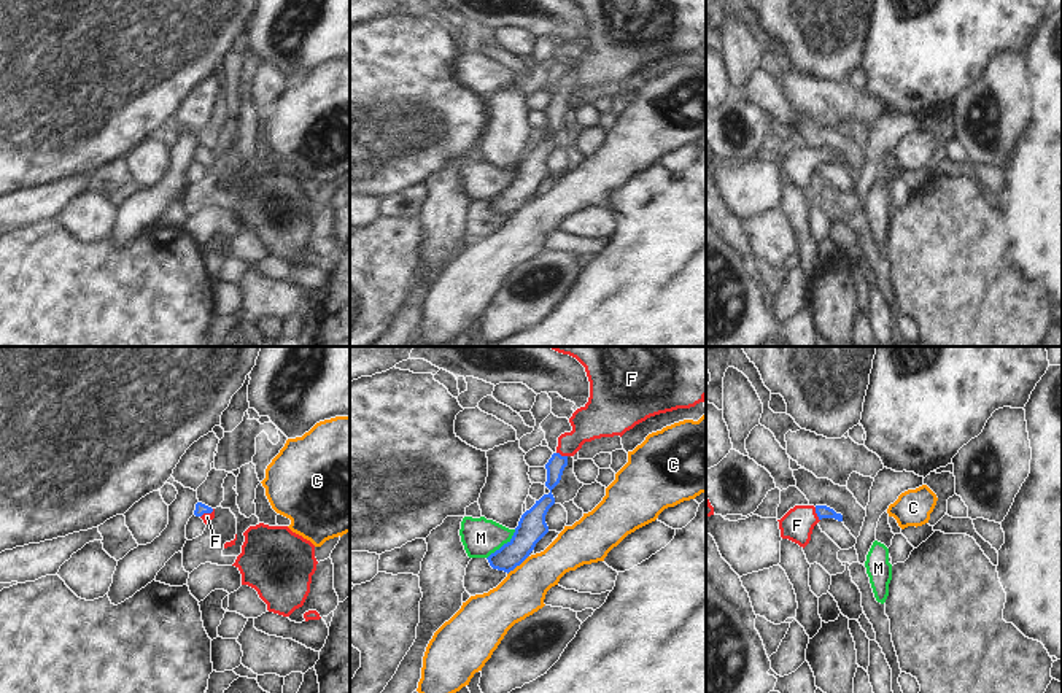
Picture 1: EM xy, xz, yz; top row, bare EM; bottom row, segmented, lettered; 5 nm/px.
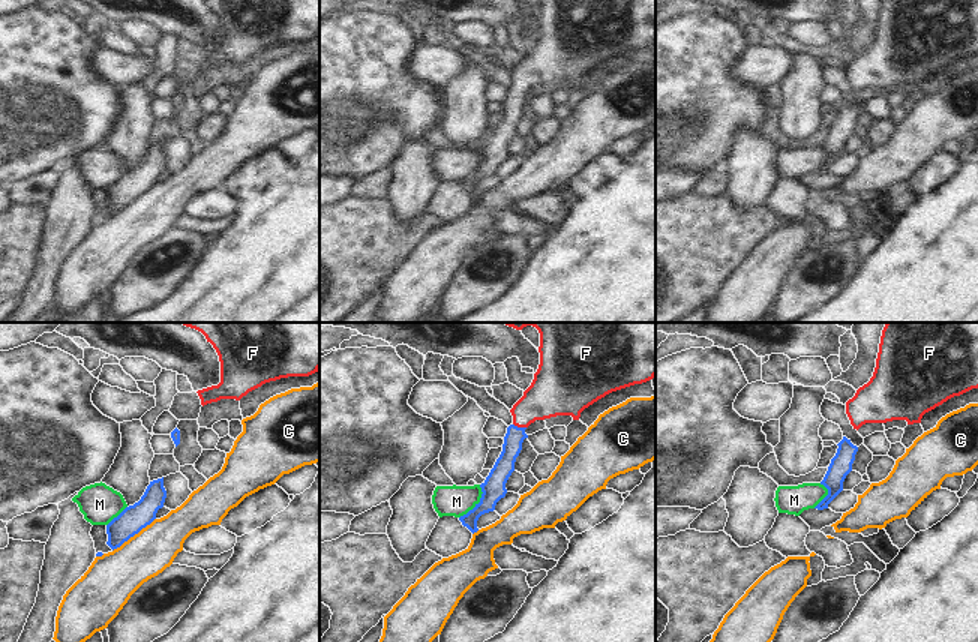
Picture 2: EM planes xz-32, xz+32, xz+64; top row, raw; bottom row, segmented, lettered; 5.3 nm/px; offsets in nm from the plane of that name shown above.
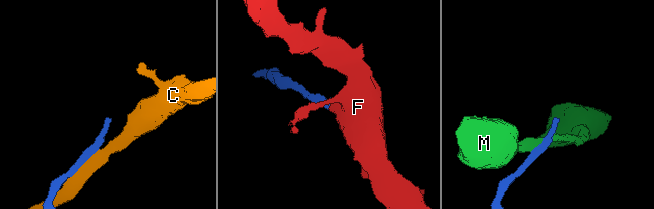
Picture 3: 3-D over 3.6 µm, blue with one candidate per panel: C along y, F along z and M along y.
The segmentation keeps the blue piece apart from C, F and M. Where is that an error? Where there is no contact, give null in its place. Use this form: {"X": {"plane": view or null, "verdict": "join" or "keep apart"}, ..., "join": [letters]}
{"C": {"plane": "xz", "verdict": "keep apart"}, "F": {"plane": "yz", "verdict": "join"}, "M": {"plane": "xz", "verdict": "keep apart"}, "join": ["F"]}

